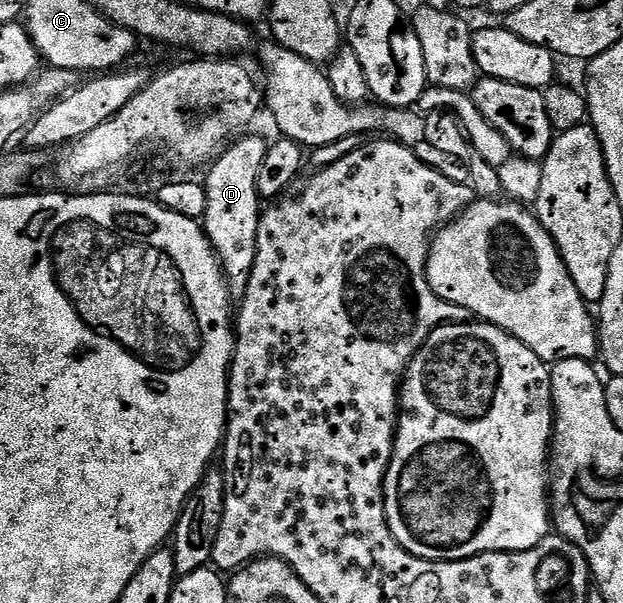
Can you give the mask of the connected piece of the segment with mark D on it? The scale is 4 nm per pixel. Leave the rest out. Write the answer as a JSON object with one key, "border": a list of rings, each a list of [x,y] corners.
{"border":[[[256,134],[250,135],[249,138],[244,137],[237,137],[207,167],[208,175],[202,178],[206,192],[206,212],[202,219],[204,235],[210,240],[212,249],[220,260],[224,281],[228,284],[228,293],[236,300],[243,299],[256,259],[258,224],[262,213],[258,172],[262,172],[262,160],[266,160],[270,145],[269,139],[259,138]]]}

